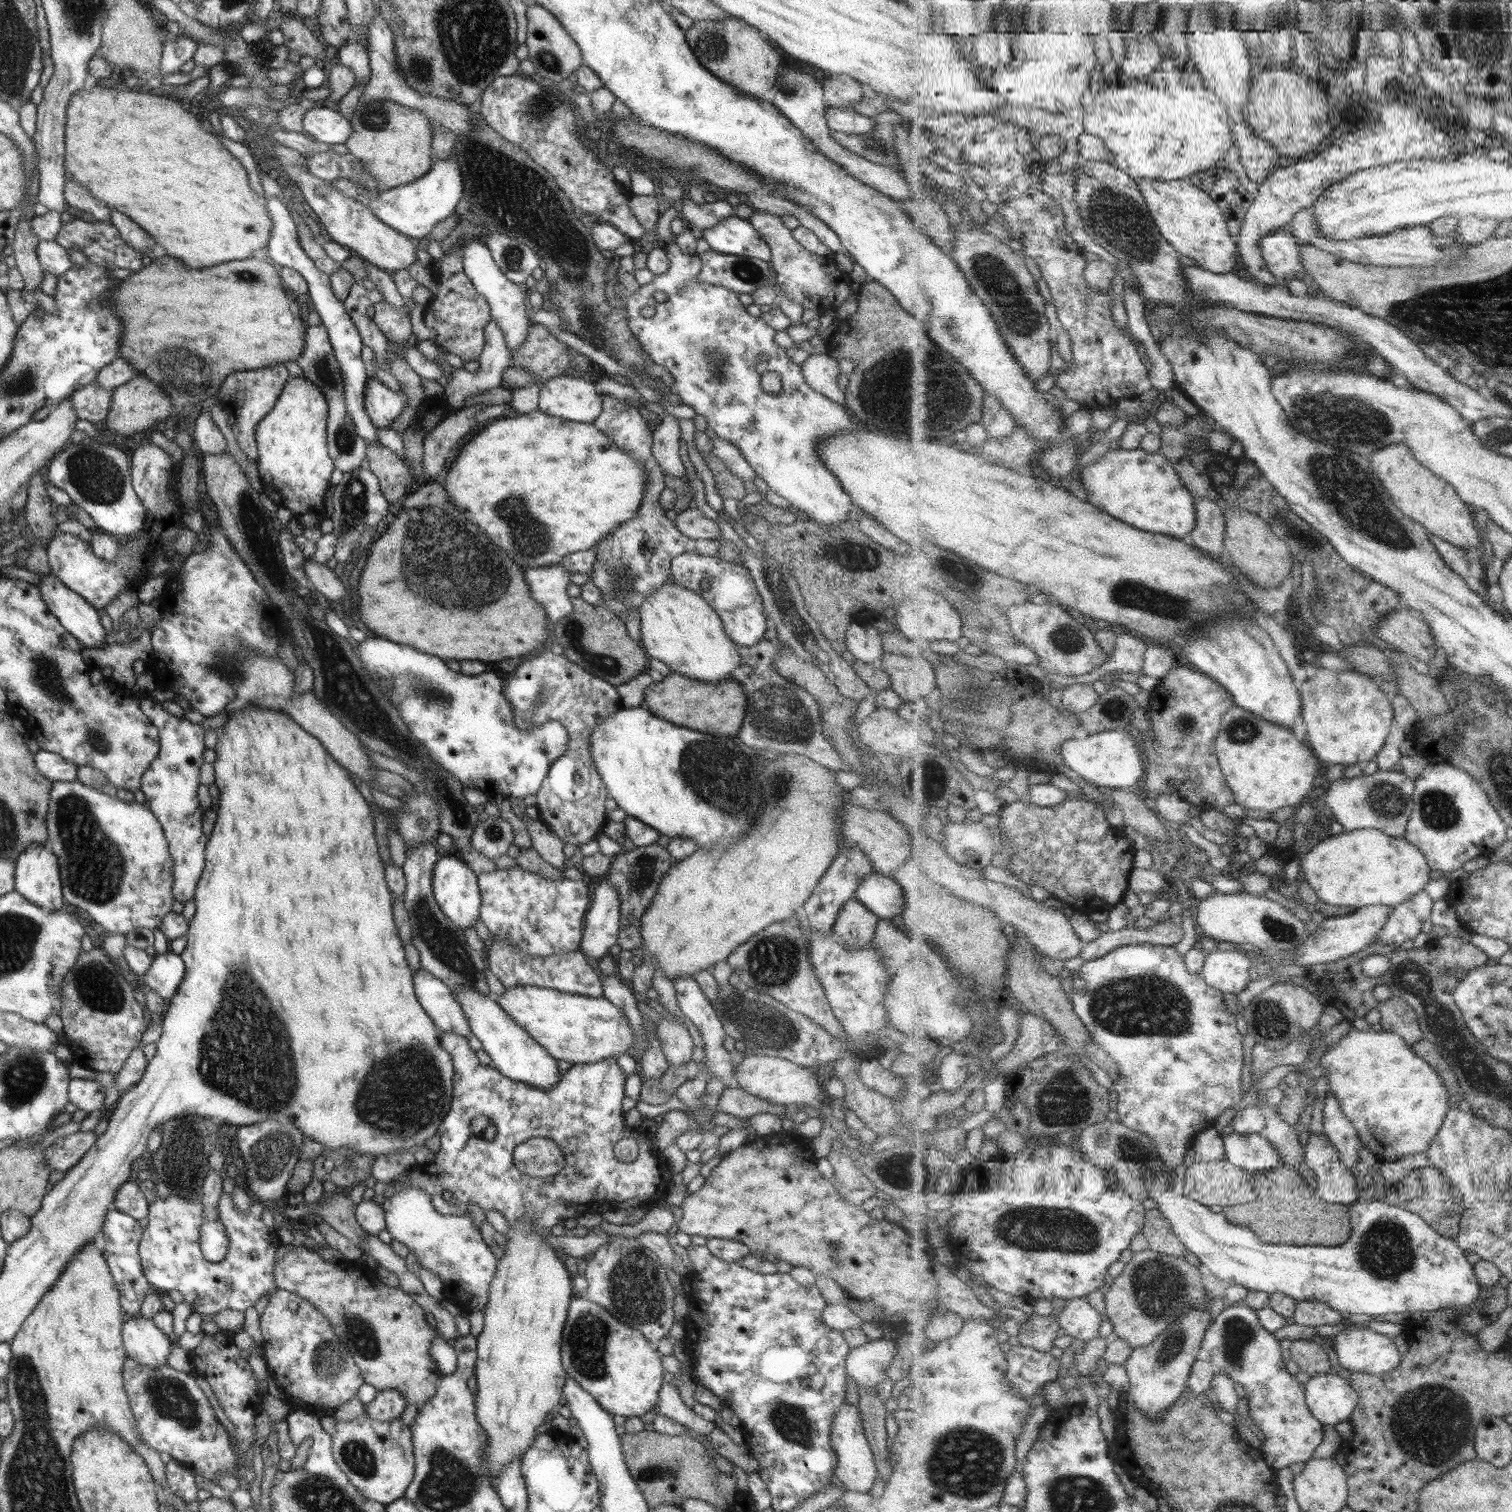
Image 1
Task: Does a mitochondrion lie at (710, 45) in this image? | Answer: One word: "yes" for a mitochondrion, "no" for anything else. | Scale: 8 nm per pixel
yes

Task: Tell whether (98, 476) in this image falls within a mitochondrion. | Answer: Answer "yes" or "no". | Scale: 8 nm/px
yes

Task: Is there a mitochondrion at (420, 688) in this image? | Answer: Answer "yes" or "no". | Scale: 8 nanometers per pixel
yes

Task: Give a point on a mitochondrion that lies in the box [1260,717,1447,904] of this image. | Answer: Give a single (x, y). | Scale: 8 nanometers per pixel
(1386, 801)

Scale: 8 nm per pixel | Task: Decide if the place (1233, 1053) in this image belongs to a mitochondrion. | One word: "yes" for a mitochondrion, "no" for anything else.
no

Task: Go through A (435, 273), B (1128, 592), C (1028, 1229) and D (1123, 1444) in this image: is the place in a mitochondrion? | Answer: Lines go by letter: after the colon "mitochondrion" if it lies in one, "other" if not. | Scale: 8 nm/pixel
A: other
B: mitochondrion
C: mitochondrion
D: other

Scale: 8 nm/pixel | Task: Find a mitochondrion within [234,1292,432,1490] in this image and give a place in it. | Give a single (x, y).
(329, 1364)

